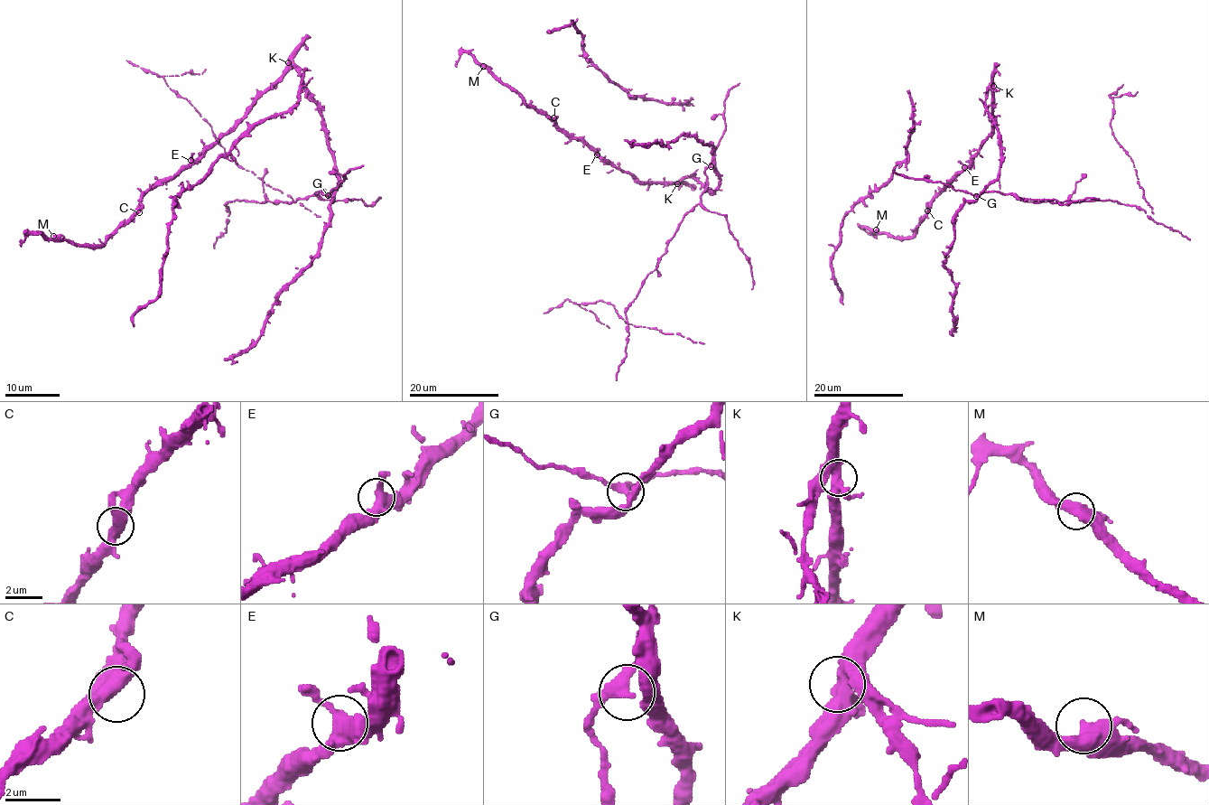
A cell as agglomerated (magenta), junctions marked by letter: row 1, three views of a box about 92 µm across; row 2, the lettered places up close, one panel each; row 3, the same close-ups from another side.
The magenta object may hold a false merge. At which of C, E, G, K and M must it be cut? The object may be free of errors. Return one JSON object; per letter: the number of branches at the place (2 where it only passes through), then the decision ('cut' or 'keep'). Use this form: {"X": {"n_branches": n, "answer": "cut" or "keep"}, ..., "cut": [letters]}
{"C": {"n_branches": 3, "answer": "keep"}, "E": {"n_branches": 3, "answer": "keep"}, "G": {"n_branches": 3, "answer": "keep"}, "K": {"n_branches": 3, "answer": "keep"}, "M": {"n_branches": 3, "answer": "keep"}, "cut": []}

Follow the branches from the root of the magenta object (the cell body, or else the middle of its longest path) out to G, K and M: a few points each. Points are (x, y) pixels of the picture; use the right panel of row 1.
G: (999, 140), (999, 175), (977, 196)
K: (999, 140), (996, 123), (985, 107), (985, 93), (993, 86)
M: (999, 140), (985, 107), (991, 86), (992, 132), (973, 161), (934, 198), (912, 236), (894, 238), (876, 229)

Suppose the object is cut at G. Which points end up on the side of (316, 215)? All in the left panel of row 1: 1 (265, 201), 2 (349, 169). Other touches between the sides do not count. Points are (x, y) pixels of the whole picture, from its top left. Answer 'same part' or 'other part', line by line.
1: other part
2: other part

